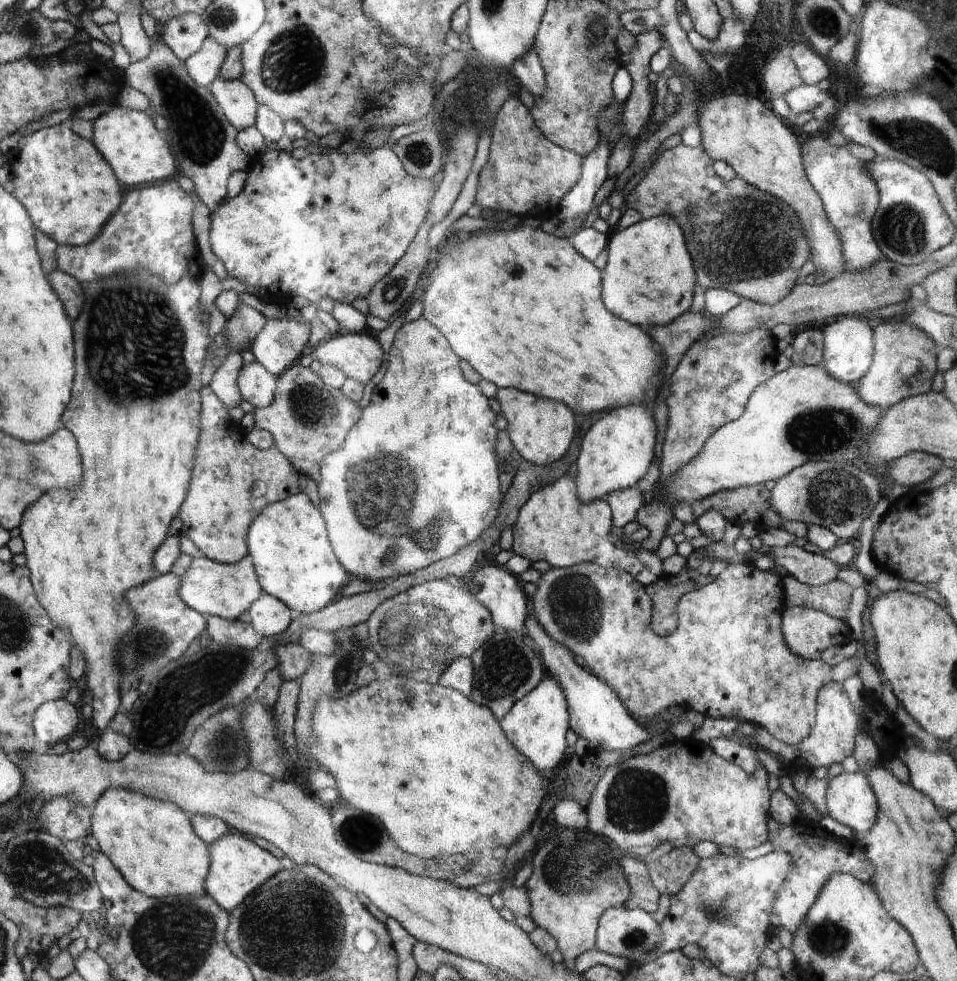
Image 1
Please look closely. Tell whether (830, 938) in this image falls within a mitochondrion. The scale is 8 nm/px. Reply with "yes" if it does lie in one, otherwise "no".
yes

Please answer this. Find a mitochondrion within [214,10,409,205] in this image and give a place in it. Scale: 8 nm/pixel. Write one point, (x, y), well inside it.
(290, 64)

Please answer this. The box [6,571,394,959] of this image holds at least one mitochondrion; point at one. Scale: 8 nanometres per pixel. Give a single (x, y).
(223, 670)

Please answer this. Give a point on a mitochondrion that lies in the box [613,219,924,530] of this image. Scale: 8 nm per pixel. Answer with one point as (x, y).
(808, 432)

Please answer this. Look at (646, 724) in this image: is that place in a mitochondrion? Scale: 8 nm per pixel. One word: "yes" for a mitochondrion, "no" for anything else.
no

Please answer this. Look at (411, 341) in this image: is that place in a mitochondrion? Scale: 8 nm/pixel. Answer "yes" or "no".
no

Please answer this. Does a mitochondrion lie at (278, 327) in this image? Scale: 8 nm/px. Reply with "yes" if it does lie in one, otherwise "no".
no

